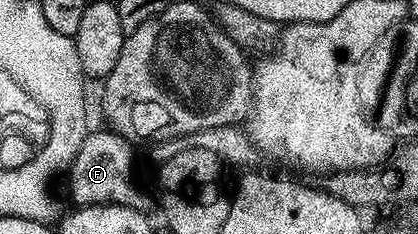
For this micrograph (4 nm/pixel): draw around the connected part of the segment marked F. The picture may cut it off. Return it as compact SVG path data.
M110 129L92 130L81 141L77 157L73 157L66 172L67 191L71 194L72 204L92 207L94 203L116 203L122 207L132 207L146 212L151 199L139 188L139 179L135 176L135 151L130 142Z

